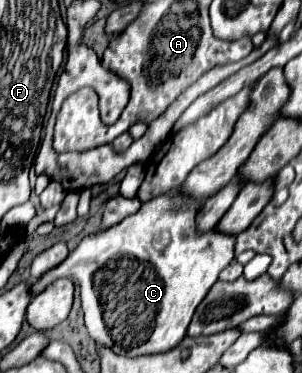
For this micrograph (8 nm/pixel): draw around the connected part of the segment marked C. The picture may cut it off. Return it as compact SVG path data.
M181 187L171 189L167 195L159 195L143 203L141 209L135 215L123 219L123 223L85 237L59 267L37 279L31 291L37 295L59 277L77 279L81 283L85 327L93 341L103 343L105 347L111 347L111 351L117 351L117 355L127 357L169 351L183 341L197 305L213 287L219 273L235 257L235 237L223 235L215 229L211 233L207 231L203 235L197 235L195 217L201 209L203 203L185 195Z

